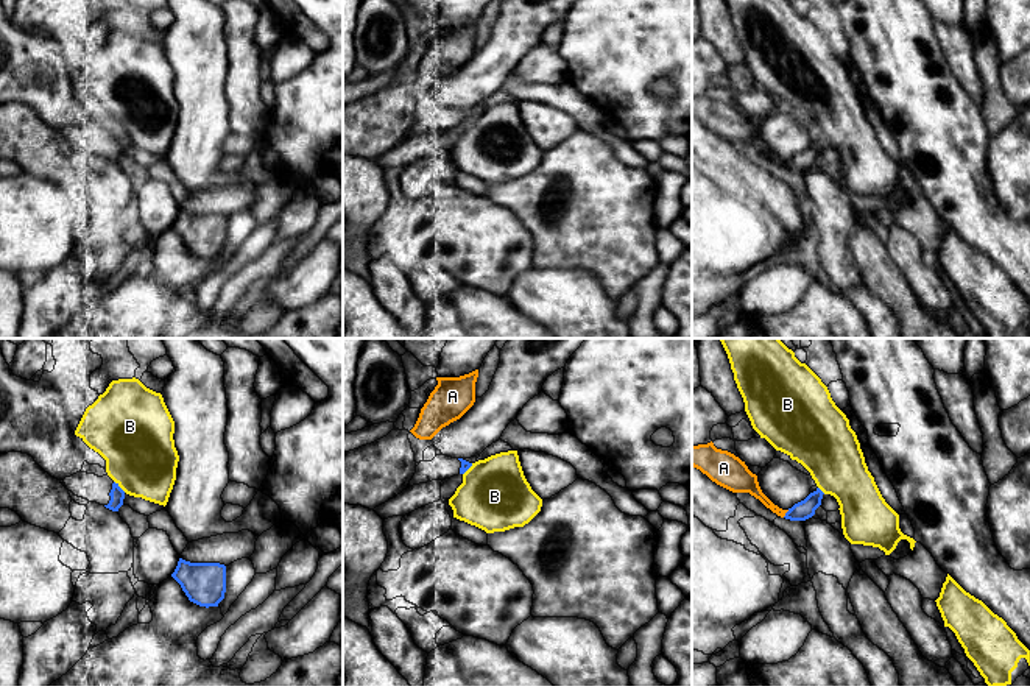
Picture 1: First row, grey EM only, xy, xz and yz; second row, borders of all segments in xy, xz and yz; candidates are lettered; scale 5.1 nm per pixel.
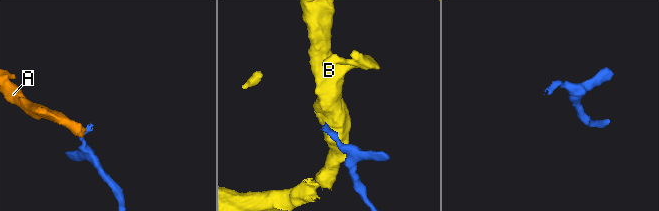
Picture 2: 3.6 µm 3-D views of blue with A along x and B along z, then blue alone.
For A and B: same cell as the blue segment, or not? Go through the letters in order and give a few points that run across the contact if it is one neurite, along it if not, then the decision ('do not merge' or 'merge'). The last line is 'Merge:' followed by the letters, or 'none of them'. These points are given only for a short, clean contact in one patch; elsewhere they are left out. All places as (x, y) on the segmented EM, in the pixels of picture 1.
A: line yz (789, 510), (783, 516); do not merge
B: line xy (114, 480), (125, 491); do not merge
Merge: none of them

